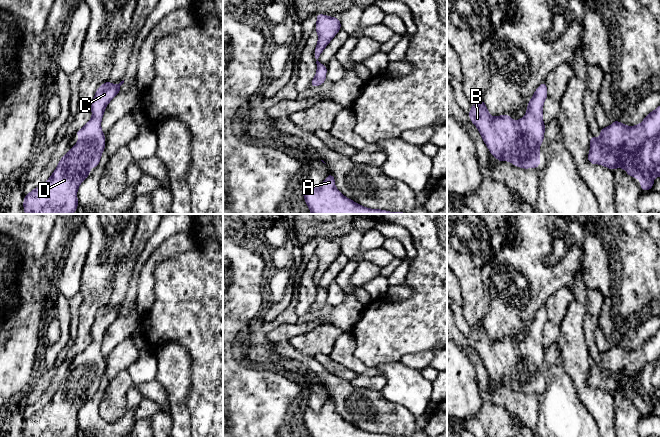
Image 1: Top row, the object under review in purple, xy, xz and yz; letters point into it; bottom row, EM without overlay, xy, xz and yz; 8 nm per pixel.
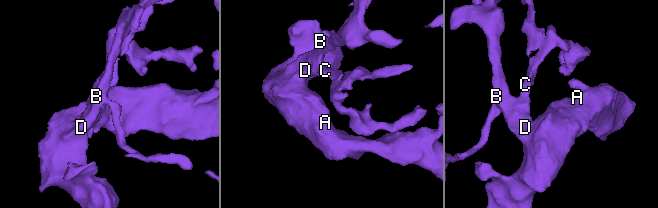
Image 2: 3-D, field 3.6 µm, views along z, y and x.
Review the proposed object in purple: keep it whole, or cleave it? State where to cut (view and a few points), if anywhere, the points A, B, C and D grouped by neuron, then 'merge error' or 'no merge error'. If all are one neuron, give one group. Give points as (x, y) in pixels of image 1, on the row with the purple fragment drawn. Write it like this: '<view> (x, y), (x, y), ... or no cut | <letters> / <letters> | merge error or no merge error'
no cut | A B C D | no merge error

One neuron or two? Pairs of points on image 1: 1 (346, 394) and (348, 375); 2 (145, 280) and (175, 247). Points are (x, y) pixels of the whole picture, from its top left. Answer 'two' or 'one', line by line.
1: two
2: one

